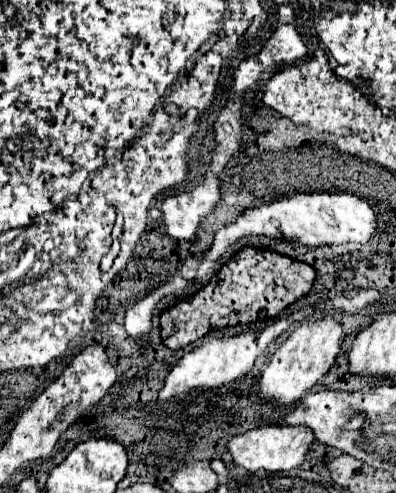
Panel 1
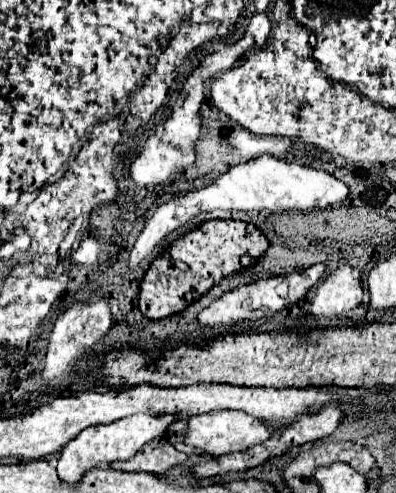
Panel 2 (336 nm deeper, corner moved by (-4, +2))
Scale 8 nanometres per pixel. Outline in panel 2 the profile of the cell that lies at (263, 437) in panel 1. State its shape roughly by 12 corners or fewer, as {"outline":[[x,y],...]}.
{"outline":[[241,411],[189,417],[185,445],[213,457],[271,437]]}

